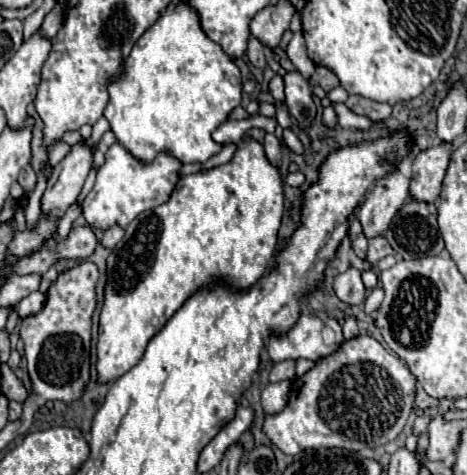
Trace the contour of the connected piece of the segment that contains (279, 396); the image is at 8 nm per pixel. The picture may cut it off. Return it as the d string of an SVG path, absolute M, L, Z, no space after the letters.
M289 382L269 384L263 390L263 408L265 408L265 414L281 412L285 408L285 402L287 402L287 392L289 392Z

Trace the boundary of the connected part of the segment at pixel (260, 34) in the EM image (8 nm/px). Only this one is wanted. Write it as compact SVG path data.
M279 2L275 6L267 6L265 10L261 10L261 14L257 14L253 18L251 34L261 44L275 50L283 32L289 28L293 12L295 12L295 8L291 6L291 2Z

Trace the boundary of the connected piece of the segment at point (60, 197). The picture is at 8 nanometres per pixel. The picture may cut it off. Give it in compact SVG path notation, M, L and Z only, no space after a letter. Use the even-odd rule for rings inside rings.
M81 142L75 144L57 166L53 166L47 178L47 188L41 198L41 214L45 218L59 220L67 212L67 208L77 200L89 174L91 162L93 152Z

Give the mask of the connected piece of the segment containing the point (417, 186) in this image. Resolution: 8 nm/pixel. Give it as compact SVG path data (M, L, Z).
M437 144L435 148L423 150L413 162L413 178L409 184L409 196L433 204L441 194L441 182L449 164L451 144Z

